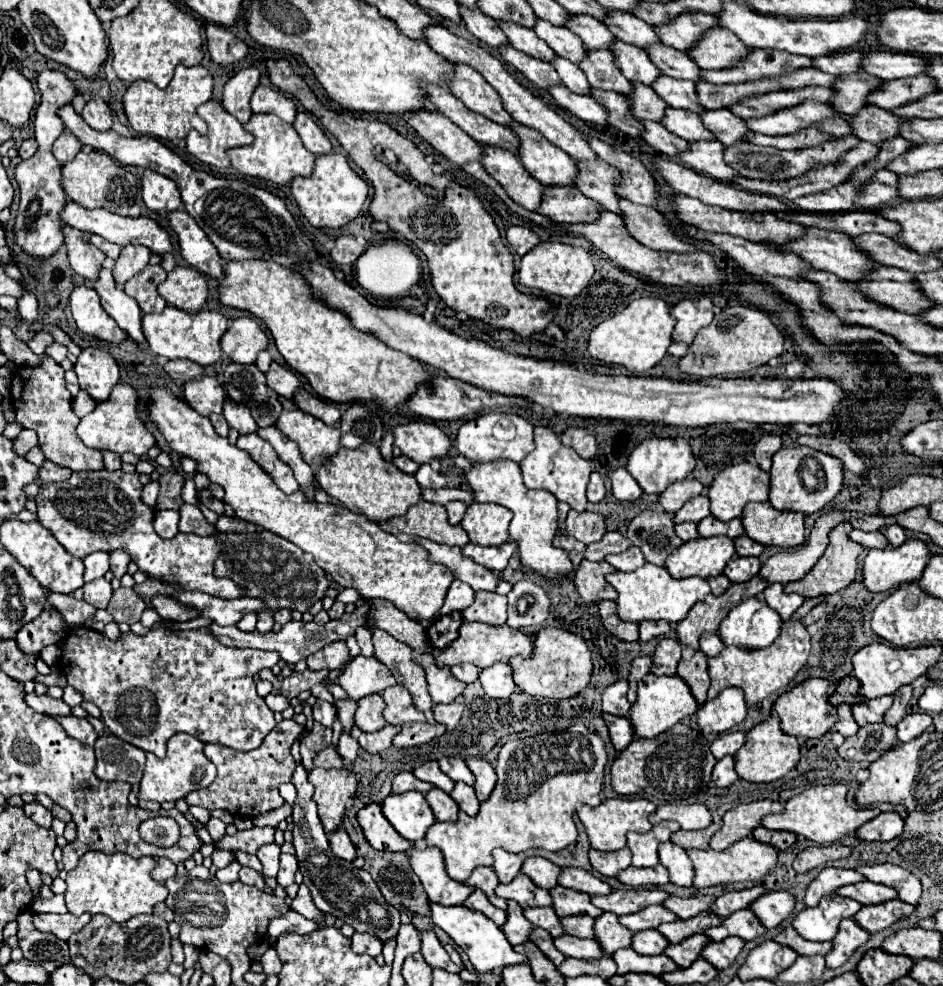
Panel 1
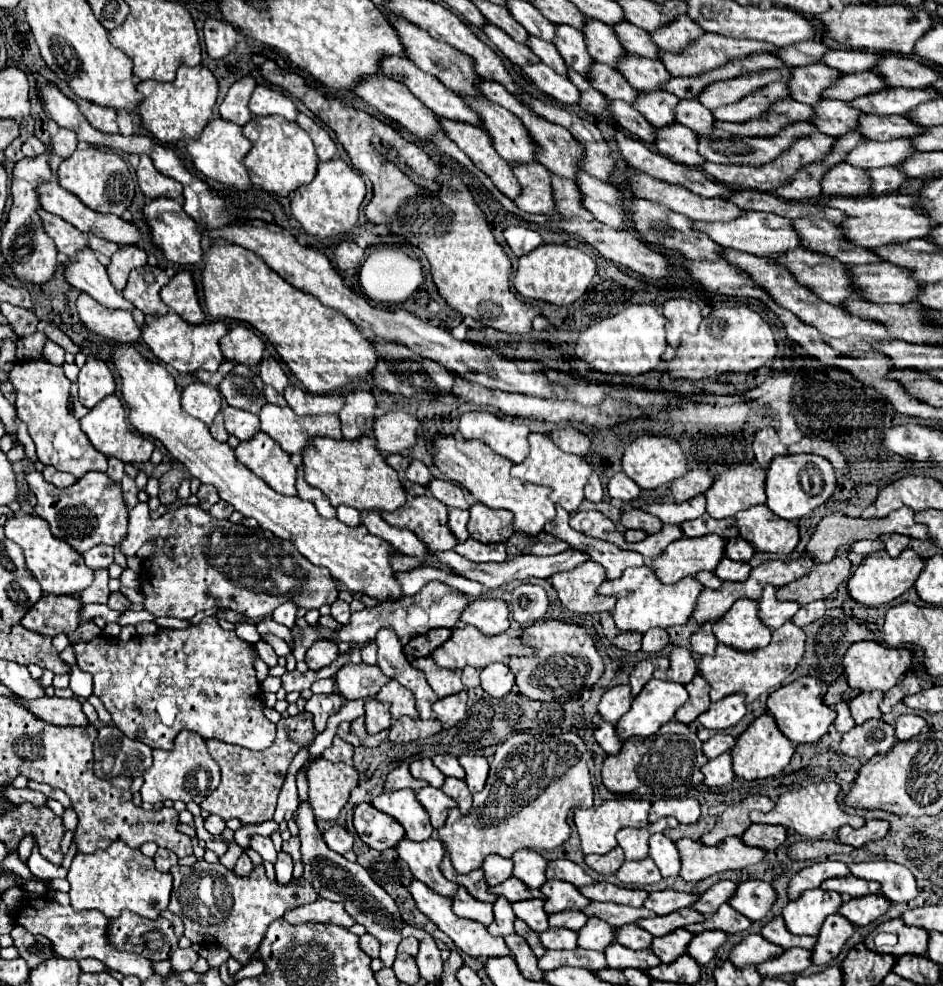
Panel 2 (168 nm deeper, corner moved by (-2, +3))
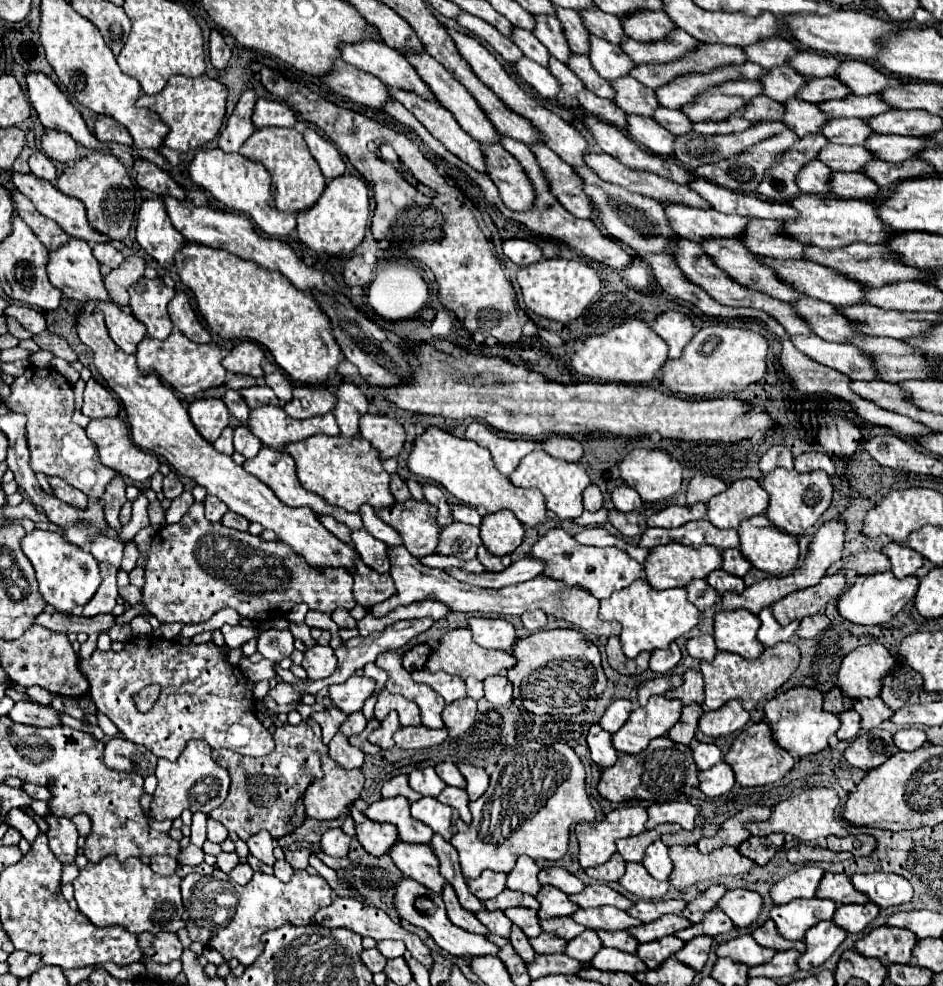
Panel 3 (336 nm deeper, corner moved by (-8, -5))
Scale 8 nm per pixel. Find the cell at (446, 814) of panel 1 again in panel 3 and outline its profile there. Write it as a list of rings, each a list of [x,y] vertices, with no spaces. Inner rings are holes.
[[[422,797],[416,803],[412,803],[410,813],[414,819],[422,821],[424,825],[428,825],[434,833],[442,835],[446,841],[450,841],[456,835],[456,821],[458,821],[458,813],[456,809],[440,803],[434,797]]]

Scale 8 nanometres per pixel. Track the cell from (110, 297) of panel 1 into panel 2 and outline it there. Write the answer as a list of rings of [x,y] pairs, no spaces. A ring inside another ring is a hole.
[[[84,249],[76,259],[66,261],[66,279],[70,285],[88,293],[108,309],[136,309],[128,299],[122,297],[118,289],[114,289],[108,279],[106,267],[96,259],[92,249]]]

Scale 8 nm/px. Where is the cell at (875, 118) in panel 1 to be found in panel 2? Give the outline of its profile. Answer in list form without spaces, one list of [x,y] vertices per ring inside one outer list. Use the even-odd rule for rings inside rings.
[[[826,99],[826,101],[822,101],[822,105],[814,107],[814,121],[812,123],[820,129],[820,133],[840,137],[848,131],[858,129],[860,115],[862,115],[862,111],[852,107],[846,101]]]

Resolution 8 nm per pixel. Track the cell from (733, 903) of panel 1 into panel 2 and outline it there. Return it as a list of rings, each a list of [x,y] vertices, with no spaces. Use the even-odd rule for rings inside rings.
[[[720,881],[720,883],[712,885],[704,895],[700,895],[700,901],[696,901],[694,909],[698,909],[706,917],[712,917],[714,911],[722,903],[730,901],[730,897],[736,893],[736,889],[738,889],[738,883],[734,883],[734,881]]]

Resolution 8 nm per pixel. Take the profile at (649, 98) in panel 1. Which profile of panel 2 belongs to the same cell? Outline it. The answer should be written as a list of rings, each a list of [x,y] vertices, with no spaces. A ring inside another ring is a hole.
[[[598,63],[594,69],[592,69],[592,79],[590,83],[602,91],[610,101],[626,101],[626,103],[634,103],[636,97],[638,97],[638,91],[626,81],[626,77],[622,73],[618,73],[616,69],[610,69],[608,65],[602,65]]]

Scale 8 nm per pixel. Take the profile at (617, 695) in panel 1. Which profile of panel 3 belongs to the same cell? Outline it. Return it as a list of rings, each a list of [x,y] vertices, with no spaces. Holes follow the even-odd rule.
[[[616,699],[610,703],[610,707],[604,711],[600,725],[604,727],[604,731],[608,733],[616,733],[630,717],[632,711],[632,703],[628,699]]]

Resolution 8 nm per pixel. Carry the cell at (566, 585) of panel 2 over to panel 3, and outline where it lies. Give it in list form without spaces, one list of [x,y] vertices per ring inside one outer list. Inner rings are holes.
[[[402,545],[398,547],[388,547],[388,557],[390,557],[390,577],[396,585],[398,595],[390,597],[384,601],[384,605],[376,605],[372,615],[386,615],[392,607],[396,605],[410,605],[414,601],[420,601],[420,597],[426,595],[436,595],[438,601],[446,603],[454,611],[464,611],[464,613],[482,613],[482,615],[516,615],[520,617],[524,611],[536,611],[542,609],[546,615],[552,615],[556,619],[564,619],[572,623],[574,627],[580,627],[596,637],[618,637],[620,635],[620,625],[614,621],[600,621],[598,619],[598,601],[596,597],[584,593],[584,589],[560,589],[560,585],[554,585],[548,581],[548,577],[534,577],[526,583],[520,585],[510,585],[500,591],[494,589],[476,589],[472,585],[462,585],[454,577],[442,573],[442,569],[432,569],[422,565],[416,557],[412,557]]]

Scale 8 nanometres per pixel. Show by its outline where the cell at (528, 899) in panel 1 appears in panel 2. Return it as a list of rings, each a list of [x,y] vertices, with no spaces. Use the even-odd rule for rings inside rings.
[[[510,877],[508,881],[504,881],[502,885],[490,887],[490,893],[494,895],[504,895],[510,903],[514,901],[524,901],[524,899],[542,899],[542,893],[538,889],[530,889],[528,885],[524,885],[522,881],[518,881],[516,877]]]

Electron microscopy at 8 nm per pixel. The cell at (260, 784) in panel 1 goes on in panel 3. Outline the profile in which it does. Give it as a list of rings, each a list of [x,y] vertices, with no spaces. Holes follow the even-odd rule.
[[[302,721],[300,725],[290,725],[290,723],[280,725],[276,729],[276,749],[266,757],[252,759],[252,757],[244,757],[244,755],[238,755],[234,751],[228,751],[228,749],[212,751],[212,759],[230,773],[232,785],[230,785],[230,793],[228,793],[226,801],[218,809],[214,809],[210,813],[210,817],[220,821],[230,833],[236,833],[242,841],[246,841],[252,833],[256,833],[260,829],[270,831],[270,835],[274,839],[280,839],[284,835],[294,833],[296,827],[290,825],[290,819],[296,813],[296,801],[306,793],[310,783],[314,783],[316,779],[322,777],[320,757],[326,753],[328,753],[328,747],[322,743],[322,731],[320,731],[320,725],[316,721]]]

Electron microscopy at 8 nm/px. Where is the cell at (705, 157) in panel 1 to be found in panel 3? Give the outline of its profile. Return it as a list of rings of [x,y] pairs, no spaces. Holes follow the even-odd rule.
[[[626,115],[628,123],[628,135],[638,141],[642,147],[650,149],[652,153],[660,157],[674,157],[672,153],[672,141],[674,135],[668,133],[664,127],[656,125],[652,117],[642,117],[642,115]]]

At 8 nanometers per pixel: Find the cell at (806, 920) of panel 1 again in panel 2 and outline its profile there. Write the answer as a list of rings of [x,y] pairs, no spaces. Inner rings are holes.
[[[810,889],[810,893],[802,893],[800,899],[790,901],[784,907],[782,917],[790,933],[818,935],[824,925],[824,919],[832,913],[838,913],[842,905],[844,905],[844,899],[836,891]]]

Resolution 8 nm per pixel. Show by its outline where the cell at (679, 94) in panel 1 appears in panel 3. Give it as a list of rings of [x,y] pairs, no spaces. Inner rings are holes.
[[[590,37],[588,59],[592,61],[596,73],[608,81],[628,75],[628,69],[632,69],[634,65],[632,61],[628,61],[628,57],[624,57],[624,51],[618,45],[612,45],[610,41],[604,41],[600,37]]]

